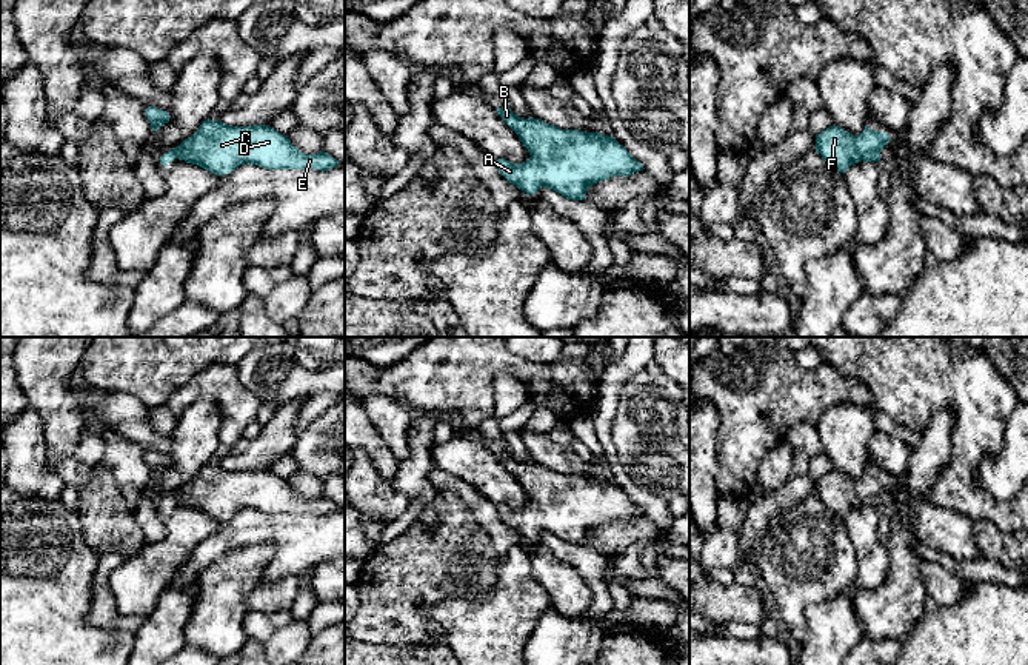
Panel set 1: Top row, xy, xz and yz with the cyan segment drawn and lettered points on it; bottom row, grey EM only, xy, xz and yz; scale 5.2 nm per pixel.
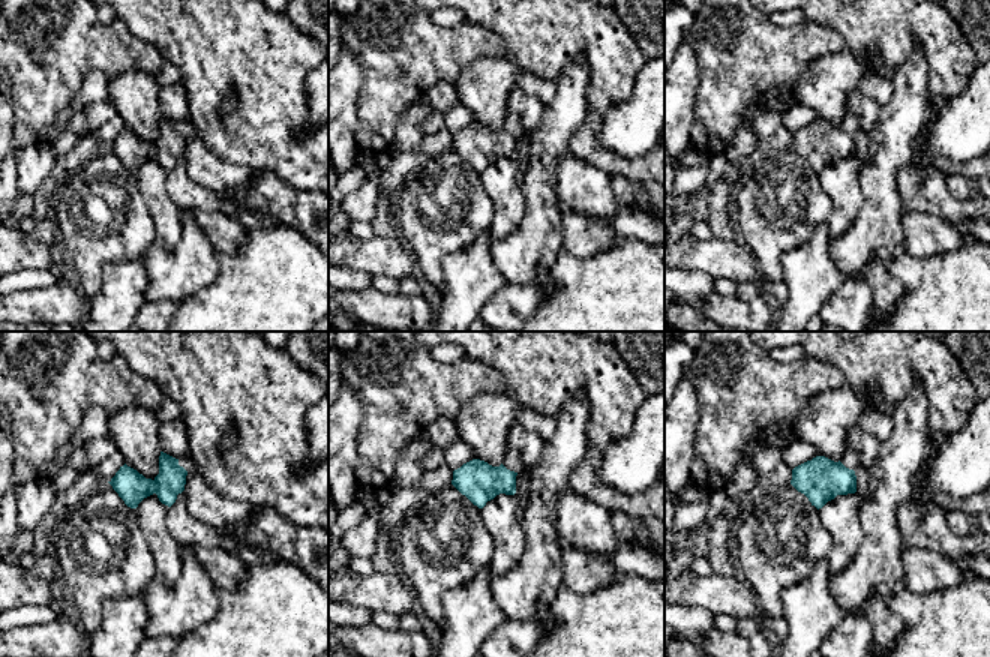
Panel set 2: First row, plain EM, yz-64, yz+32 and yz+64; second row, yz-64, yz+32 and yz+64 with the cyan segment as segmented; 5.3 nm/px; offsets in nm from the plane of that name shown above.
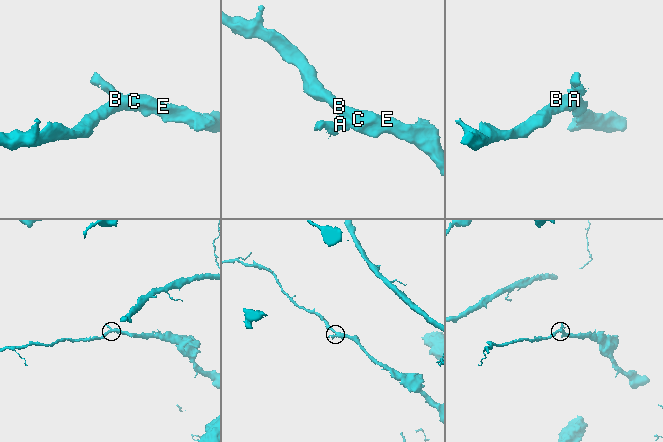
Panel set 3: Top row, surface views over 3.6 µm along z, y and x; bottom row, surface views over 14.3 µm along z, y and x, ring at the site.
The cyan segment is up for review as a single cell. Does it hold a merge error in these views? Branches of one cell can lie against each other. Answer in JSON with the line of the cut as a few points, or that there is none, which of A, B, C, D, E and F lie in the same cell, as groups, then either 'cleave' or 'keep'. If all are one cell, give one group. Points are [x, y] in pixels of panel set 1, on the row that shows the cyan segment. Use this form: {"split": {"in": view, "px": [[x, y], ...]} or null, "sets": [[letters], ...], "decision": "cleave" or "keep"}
{"split": null, "sets": [["A", "B", "C", "D", "E", "F"]], "decision": "keep"}

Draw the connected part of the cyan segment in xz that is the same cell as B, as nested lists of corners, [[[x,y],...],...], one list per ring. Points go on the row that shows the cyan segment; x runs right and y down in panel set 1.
[[[506,105],[496,111],[531,155],[522,163],[499,159],[497,168],[526,194],[536,194],[545,186],[566,199],[585,200],[594,183],[645,169],[612,135],[562,129],[534,117],[523,119]]]

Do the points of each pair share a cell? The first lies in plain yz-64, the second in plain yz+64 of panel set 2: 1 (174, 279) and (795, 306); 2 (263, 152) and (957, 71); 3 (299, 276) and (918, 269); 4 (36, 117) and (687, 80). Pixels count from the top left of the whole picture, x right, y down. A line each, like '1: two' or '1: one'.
1: two
2: one
3: one
4: two

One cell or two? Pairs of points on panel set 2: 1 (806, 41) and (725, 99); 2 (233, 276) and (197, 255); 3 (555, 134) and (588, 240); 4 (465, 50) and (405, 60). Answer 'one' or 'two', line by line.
1: one
2: two
3: two
4: one

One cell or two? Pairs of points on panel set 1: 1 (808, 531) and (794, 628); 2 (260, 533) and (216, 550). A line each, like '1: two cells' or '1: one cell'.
1: one cell
2: one cell

